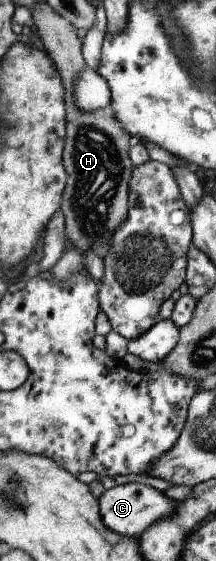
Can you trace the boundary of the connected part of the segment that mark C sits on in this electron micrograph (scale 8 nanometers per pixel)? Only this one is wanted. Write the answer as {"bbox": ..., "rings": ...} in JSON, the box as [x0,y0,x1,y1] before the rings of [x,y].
{"bbox":[98,482,175,538],"rings":[[[128,482],[107,489],[99,495],[98,509],[101,515],[101,522],[105,528],[124,537],[136,538],[143,530],[147,530],[153,522],[173,516],[175,500],[167,498],[161,491],[152,487]]]}

